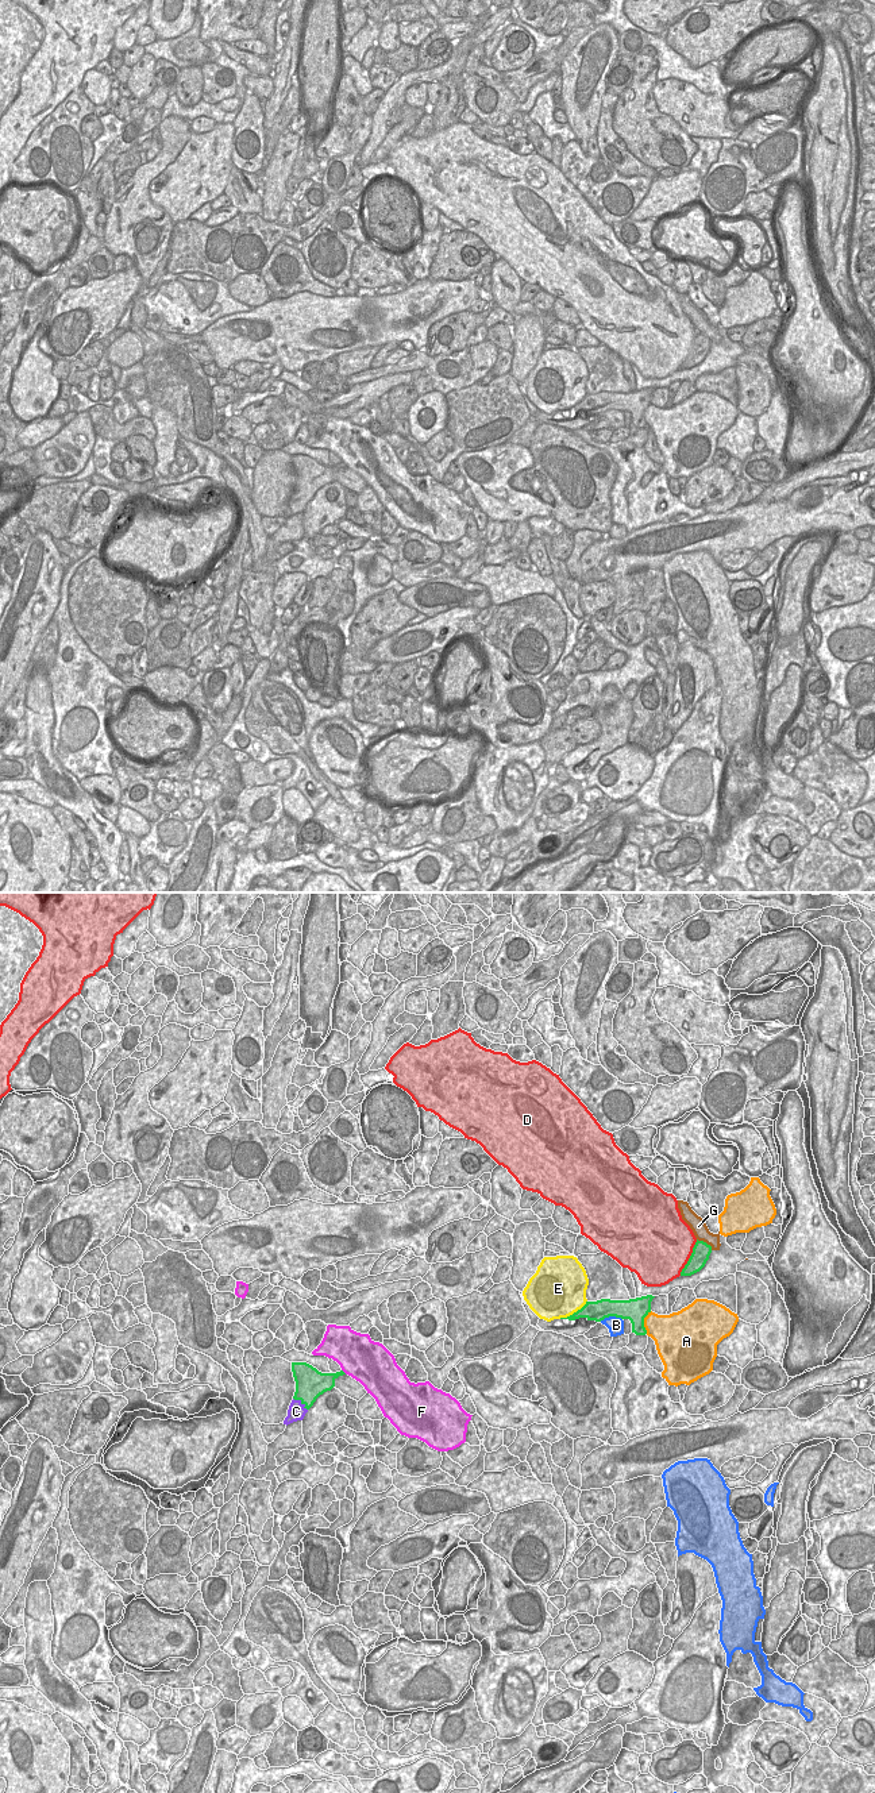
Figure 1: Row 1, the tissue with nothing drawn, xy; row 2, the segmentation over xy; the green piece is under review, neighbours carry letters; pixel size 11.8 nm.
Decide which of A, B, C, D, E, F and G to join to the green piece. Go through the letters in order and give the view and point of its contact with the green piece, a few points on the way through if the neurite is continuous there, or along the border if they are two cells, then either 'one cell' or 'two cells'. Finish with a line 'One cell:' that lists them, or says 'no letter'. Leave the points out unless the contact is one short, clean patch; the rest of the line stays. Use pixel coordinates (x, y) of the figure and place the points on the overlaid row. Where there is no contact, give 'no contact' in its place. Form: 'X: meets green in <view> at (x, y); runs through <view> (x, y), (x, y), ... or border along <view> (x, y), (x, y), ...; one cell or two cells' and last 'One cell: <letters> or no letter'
A: meets green in xy at (643, 1322); two cells
B: meets green in xy at (611, 1315); two cells
C: meets green in xy at (301, 1403); two cells
D: meets green in xy at (690, 1257); two cells
E: meets green in xy at (574, 1313); two cells
F: meets green in xy at (343, 1372); two cells
G: meets green in xy at (705, 1242); border along xy (697, 1238), (706, 1242), (712, 1249); two cells
One cell: no letter

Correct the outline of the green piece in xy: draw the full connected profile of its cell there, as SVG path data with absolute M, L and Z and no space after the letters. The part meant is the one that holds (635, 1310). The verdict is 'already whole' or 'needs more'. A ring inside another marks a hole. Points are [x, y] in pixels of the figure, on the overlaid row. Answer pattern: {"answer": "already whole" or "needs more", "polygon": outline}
{"answer": "already whole", "polygon": "M647 1295L629 1300L601 1299L597 1302L586 1302L581 1310L560 1319L575 1320L586 1318L587 1320L601 1322L605 1318L616 1316L629 1319L632 1323L632 1333L636 1335L645 1335L644 1318L651 1312L651 1302L654 1297L652 1295Z"}

